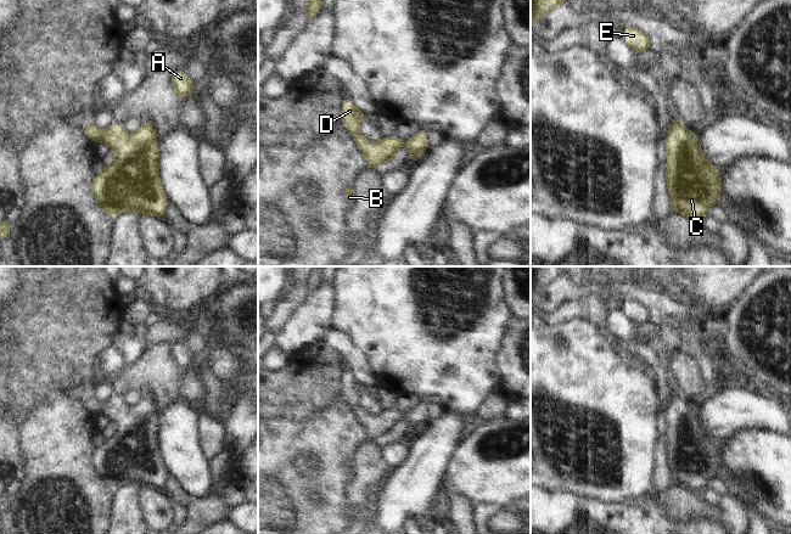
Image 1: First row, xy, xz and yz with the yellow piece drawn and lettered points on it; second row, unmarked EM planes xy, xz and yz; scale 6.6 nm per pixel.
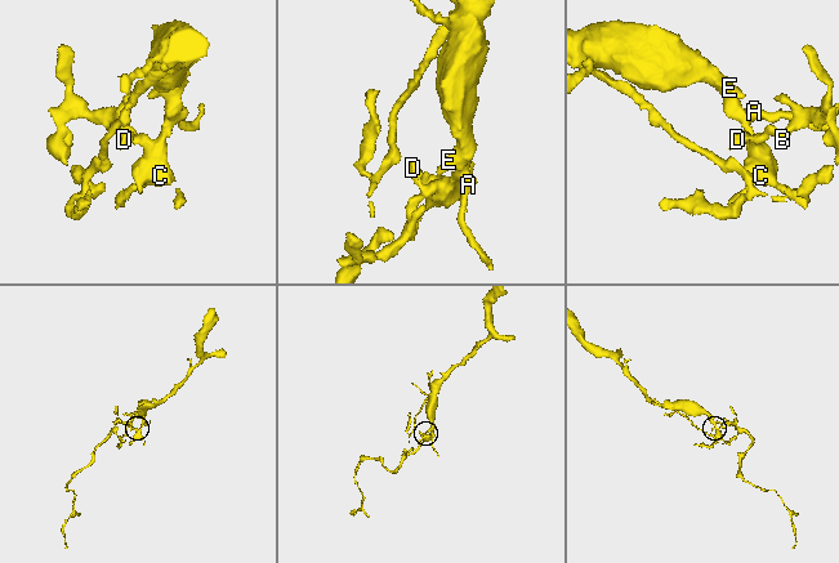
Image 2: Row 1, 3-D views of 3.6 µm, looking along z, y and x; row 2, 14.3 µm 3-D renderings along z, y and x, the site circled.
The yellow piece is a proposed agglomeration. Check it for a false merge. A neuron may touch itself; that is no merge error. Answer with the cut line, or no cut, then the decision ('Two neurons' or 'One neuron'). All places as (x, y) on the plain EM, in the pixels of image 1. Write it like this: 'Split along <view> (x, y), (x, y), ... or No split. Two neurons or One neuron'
No split. One neuron

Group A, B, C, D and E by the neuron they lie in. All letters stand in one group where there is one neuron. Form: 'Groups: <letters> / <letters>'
Groups: A B C D E

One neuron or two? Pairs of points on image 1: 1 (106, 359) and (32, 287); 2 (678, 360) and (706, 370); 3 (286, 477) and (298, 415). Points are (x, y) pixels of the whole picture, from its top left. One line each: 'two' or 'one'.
1: two
2: two
3: two

